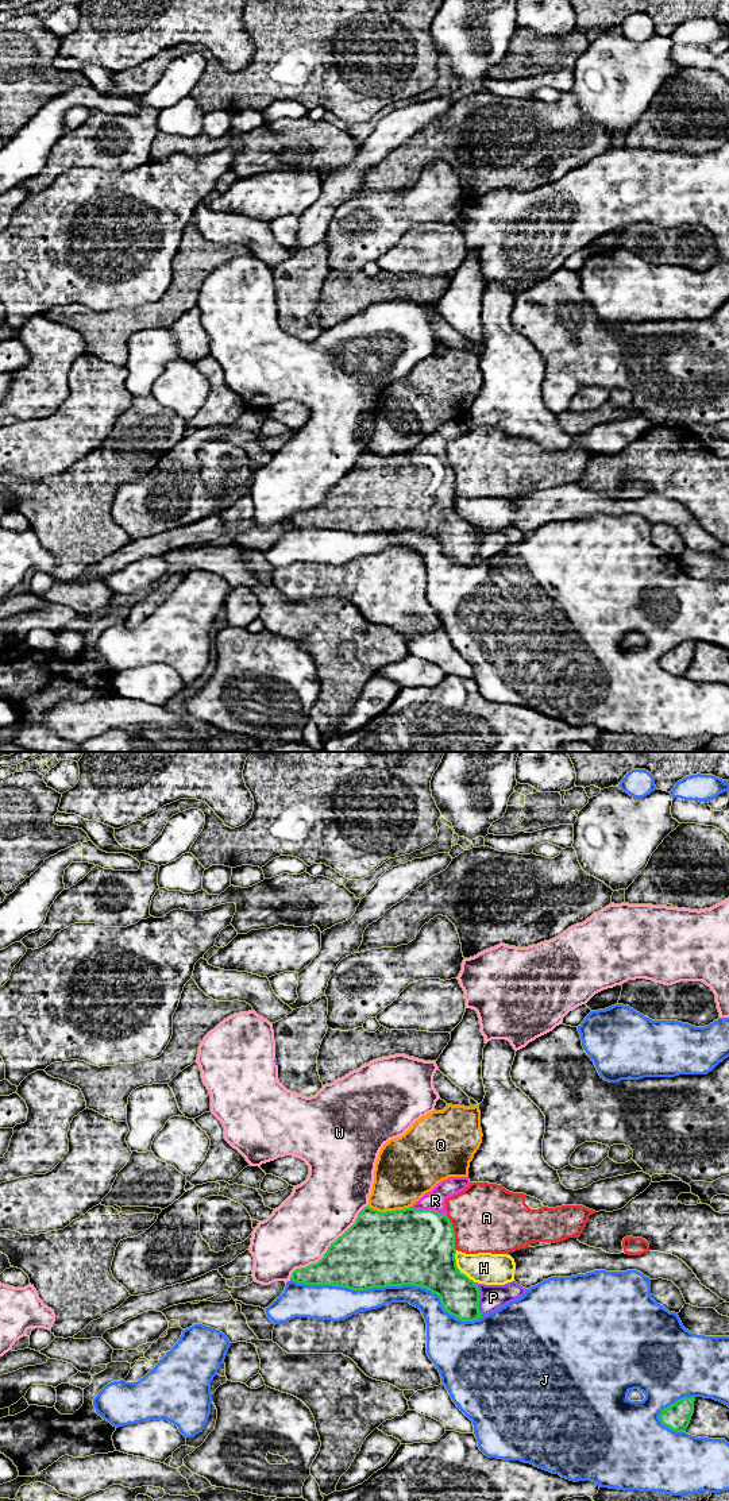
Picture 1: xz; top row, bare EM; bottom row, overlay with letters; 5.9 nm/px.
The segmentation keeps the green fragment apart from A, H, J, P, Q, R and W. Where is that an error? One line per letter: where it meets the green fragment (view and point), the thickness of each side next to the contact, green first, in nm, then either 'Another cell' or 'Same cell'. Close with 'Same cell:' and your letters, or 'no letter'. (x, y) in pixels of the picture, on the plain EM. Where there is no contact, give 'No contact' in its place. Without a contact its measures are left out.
A: Touches green at xz (454, 477). Thickness 440 nm (green) against 420 nm. Another cell
H: Touches green at xz (456, 512). Thickness 420 nm (green) against 190 nm. Another cell
J: Touches green at xz (390, 529). Thickness 460 nm (green) against 140 nm. Another cell
P: Touches green at xz (478, 543). Thickness 240 nm (green) against 150 nm. Another cell
Q: Touches green at xz (389, 455). Thickness 460 nm (green) against 360 nm. Another cell
R: Touches green at xz (428, 454). Thickness 460 nm (green) against 120 nm. Same cell
W: Touches green at xz (328, 493). Thickness 400 nm (green) against 400 nm. Another cell
Same cell: R

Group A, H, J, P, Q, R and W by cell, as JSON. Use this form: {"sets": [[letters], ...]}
{"sets": [["A"], ["H"], ["J", "W"], ["P"], ["Q"], ["R"]]}

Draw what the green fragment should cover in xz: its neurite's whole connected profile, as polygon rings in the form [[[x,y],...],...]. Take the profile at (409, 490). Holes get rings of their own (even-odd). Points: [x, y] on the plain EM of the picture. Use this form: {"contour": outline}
{"contour": [[[448,421],[409,452],[379,456],[364,451],[355,467],[331,487],[324,501],[316,508],[296,513],[290,525],[352,535],[414,529],[437,539],[444,555],[456,563],[481,563],[481,537],[475,526],[456,510],[455,476],[446,455],[446,444],[468,429],[468,421]]]}

